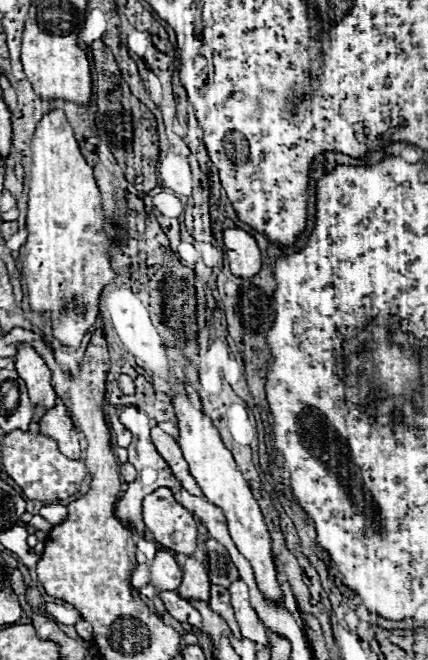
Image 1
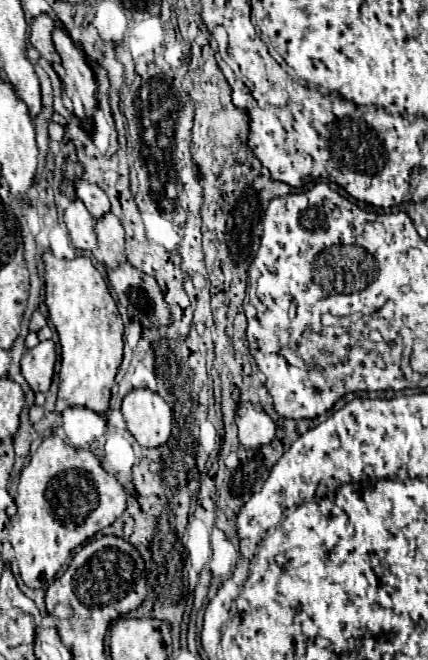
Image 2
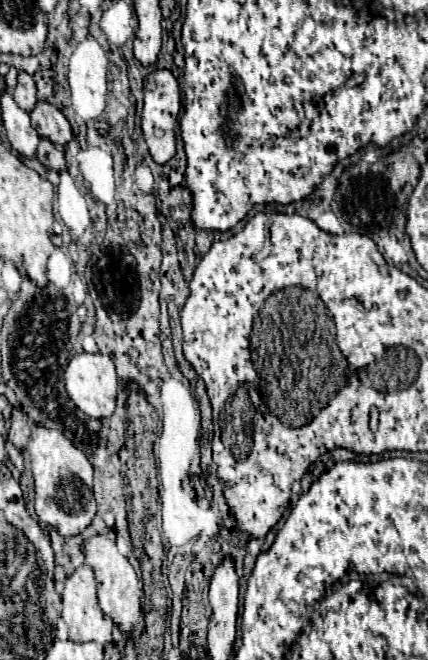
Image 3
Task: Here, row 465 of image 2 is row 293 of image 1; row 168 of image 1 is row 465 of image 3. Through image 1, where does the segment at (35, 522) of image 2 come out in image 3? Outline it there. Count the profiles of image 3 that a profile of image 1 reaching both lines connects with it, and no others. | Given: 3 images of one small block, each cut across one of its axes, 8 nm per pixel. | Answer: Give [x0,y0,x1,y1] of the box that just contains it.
[28,426,96,538]

